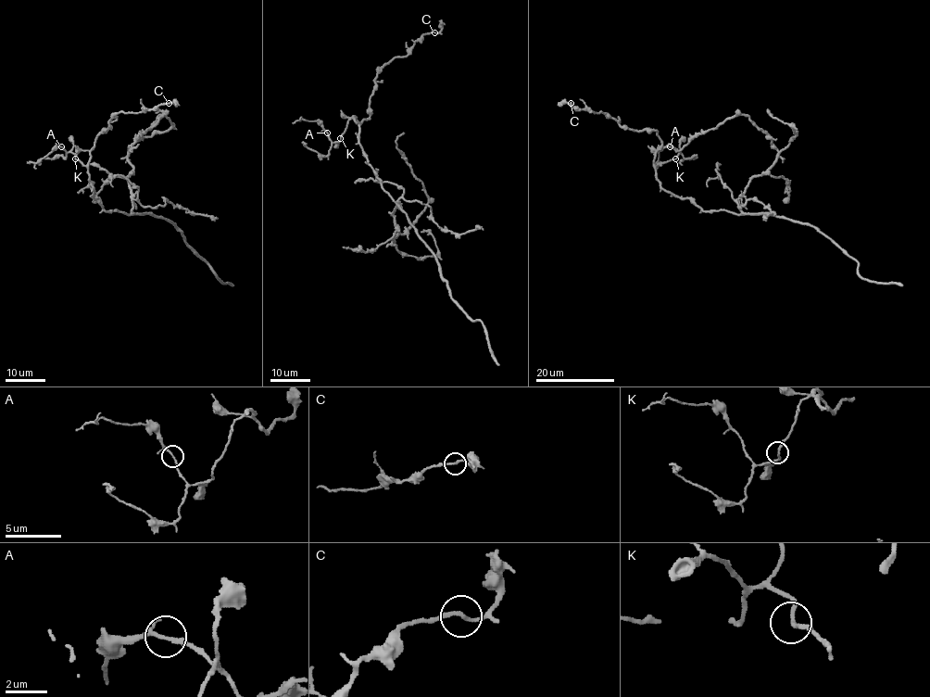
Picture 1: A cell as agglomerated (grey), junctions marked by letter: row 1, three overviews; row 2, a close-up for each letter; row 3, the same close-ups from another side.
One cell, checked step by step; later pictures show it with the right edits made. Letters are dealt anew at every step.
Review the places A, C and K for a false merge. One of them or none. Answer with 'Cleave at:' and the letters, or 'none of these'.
Cleave at: none of these

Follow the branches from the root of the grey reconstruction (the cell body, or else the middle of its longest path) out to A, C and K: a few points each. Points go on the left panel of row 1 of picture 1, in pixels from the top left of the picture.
A: (112, 209), (106, 210), (94, 197), (88, 169), (76, 159), (74, 154), (68, 153), (61, 146)
C: (112, 209), (106, 210), (94, 197), (88, 172), (95, 138), (119, 112), (143, 112), (169, 103)
K: (112, 209), (106, 210), (94, 197), (88, 169), (75, 158)

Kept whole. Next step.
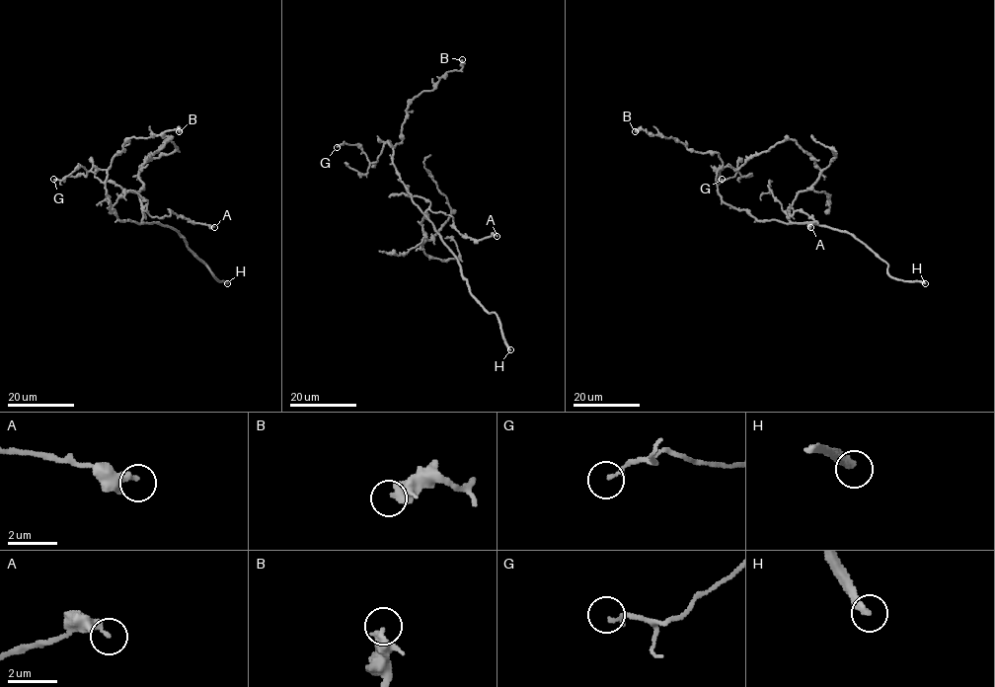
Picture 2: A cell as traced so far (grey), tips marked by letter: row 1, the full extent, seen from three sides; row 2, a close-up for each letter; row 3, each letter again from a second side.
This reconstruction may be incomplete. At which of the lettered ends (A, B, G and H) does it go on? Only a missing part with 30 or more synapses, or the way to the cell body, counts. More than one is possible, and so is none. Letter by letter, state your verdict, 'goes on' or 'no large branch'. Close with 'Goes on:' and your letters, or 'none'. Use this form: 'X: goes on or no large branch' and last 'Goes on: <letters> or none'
A: no large branch
B: no large branch
G: no large branch
H: goes on
Goes on: H

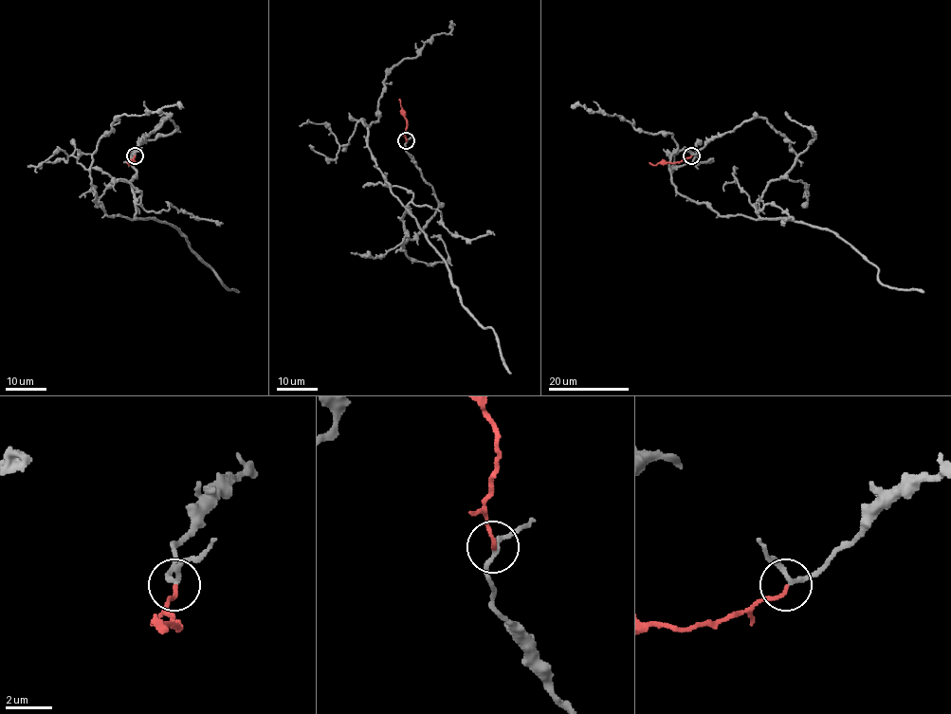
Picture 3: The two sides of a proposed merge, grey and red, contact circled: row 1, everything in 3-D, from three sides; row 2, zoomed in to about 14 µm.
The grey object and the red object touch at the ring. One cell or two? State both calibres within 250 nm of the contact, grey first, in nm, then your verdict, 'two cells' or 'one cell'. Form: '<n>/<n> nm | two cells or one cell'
190/170 nm | one cell

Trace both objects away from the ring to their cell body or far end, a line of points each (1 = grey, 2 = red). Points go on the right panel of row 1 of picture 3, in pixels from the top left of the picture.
1: (692, 155), (759, 118), (795, 161), (768, 184), (758, 219), (720, 215), (676, 190), (669, 133), (571, 107)
2: (691, 155), (675, 163), (652, 165), (649, 162)

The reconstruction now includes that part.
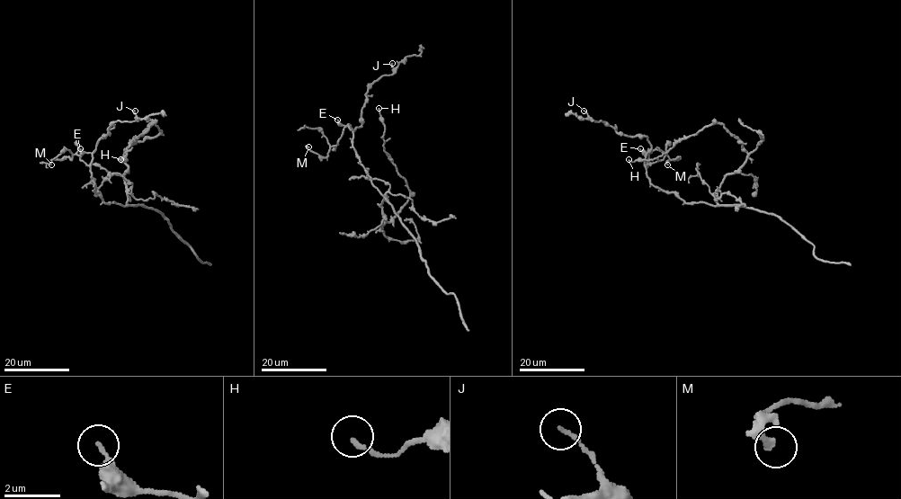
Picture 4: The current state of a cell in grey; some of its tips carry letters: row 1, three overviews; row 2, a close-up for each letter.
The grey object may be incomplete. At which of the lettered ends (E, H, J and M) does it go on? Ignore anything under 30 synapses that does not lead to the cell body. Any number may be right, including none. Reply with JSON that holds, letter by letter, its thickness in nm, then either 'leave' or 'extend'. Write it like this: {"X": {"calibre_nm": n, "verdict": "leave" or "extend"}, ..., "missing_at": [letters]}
{"E": {"calibre_nm": 140, "verdict": "leave"}, "H": {"calibre_nm": 160, "verdict": "leave"}, "J": {"calibre_nm": 150, "verdict": "leave"}, "M": {"calibre_nm": 220, "verdict": "leave"}, "missing_at": []}

